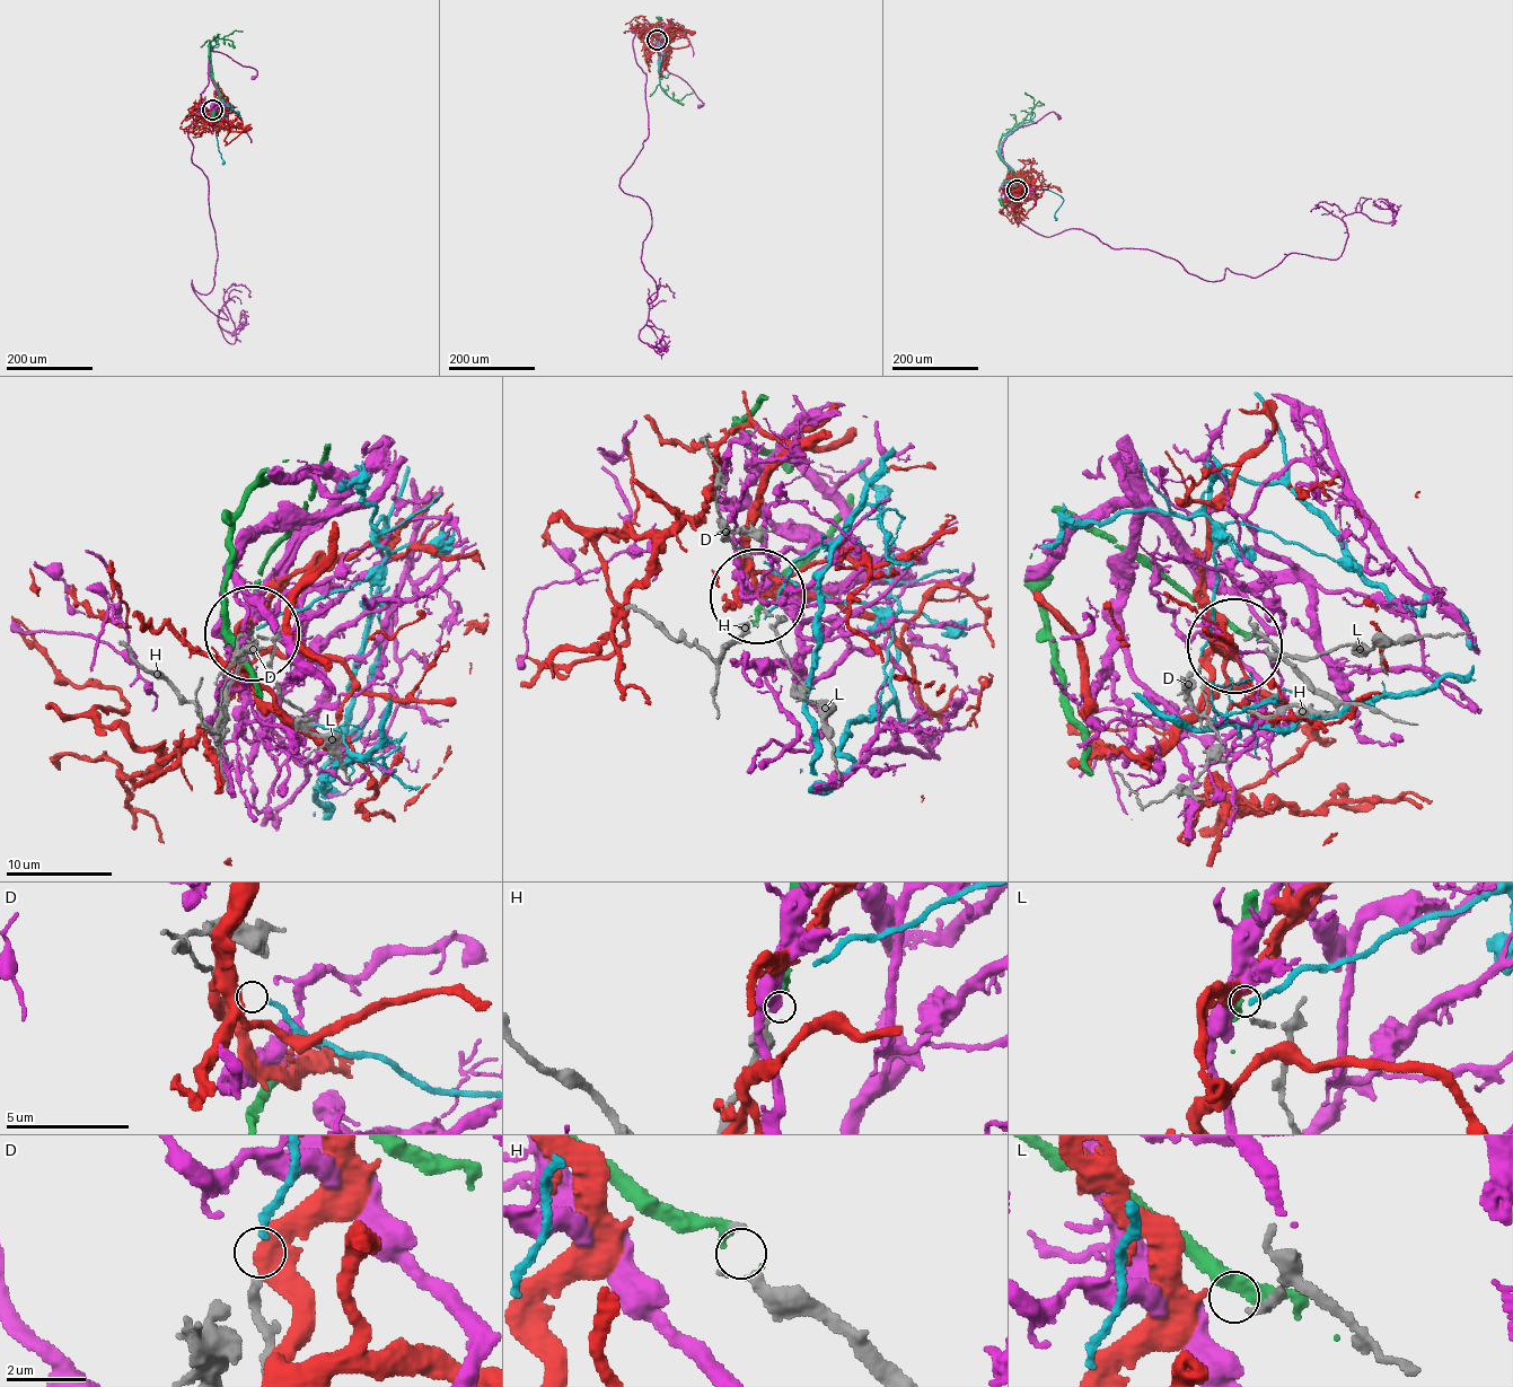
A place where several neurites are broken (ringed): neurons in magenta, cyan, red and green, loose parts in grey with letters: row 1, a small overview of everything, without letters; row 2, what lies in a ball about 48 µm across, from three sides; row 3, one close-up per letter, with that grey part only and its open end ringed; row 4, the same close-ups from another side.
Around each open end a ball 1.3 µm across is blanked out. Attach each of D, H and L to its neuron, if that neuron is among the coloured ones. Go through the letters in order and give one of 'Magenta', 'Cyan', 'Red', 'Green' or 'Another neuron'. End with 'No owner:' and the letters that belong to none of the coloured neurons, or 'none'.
D: Cyan
H: Green
L: Another neuron
No owner: L

